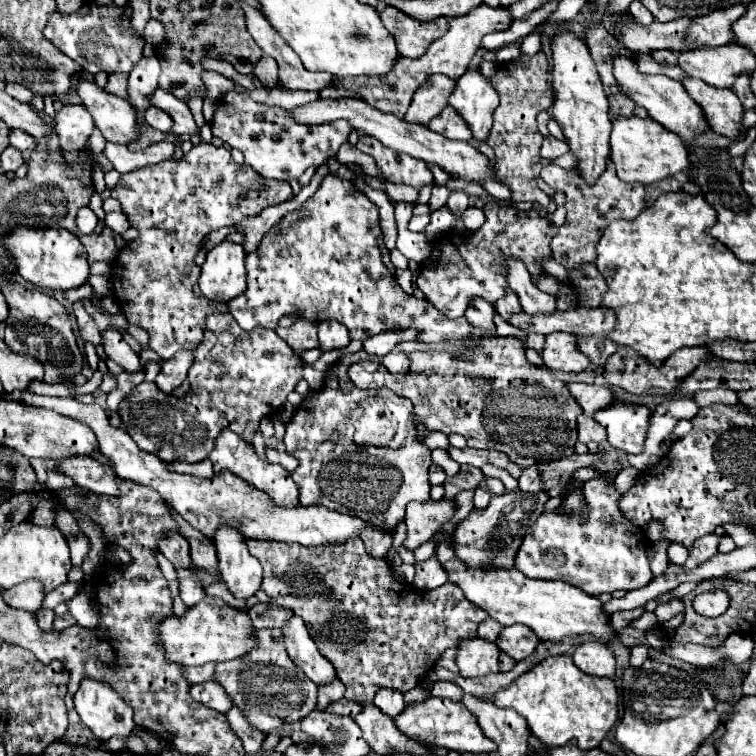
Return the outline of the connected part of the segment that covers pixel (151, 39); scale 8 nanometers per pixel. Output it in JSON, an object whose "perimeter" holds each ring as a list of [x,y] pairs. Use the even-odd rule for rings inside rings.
{"perimeter":[[[150,20],[150,24],[146,24],[146,42],[152,46],[158,46],[164,42],[164,26],[158,20]]]}

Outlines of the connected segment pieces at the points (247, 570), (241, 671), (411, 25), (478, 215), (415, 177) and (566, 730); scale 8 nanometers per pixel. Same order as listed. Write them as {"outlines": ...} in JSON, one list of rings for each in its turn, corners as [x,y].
{"outlines":[[[[220,526],[214,534],[222,578],[236,598],[250,598],[262,584],[262,564],[248,552],[240,528]]],[[[266,628],[258,632],[258,648],[252,648],[246,656],[230,660],[226,664],[216,664],[214,680],[220,682],[226,692],[230,692],[234,704],[248,716],[248,722],[262,732],[274,732],[282,724],[292,724],[302,720],[308,712],[316,708],[318,688],[310,682],[294,662],[290,660],[282,630]]],[[[386,6],[380,12],[380,20],[386,26],[386,30],[394,36],[396,48],[402,56],[406,58],[418,58],[426,52],[426,48],[440,38],[446,28],[448,20],[446,18],[436,18],[432,22],[420,22],[404,14],[402,10],[394,6]]],[[[470,206],[463,212],[461,219],[467,229],[477,230],[484,223],[485,216],[482,209]]],[[[371,136],[360,137],[356,147],[374,156],[376,166],[386,182],[414,186],[416,190],[422,188],[424,184],[434,182],[428,164],[422,164],[422,160],[414,160],[412,156],[390,152],[390,148],[382,148],[382,144],[378,144],[378,140]]],[[[568,654],[536,664],[530,672],[514,680],[510,688],[498,692],[494,704],[512,708],[526,718],[530,732],[546,746],[564,746],[576,740],[582,750],[596,748],[618,720],[618,688],[614,680],[584,674]]]]}

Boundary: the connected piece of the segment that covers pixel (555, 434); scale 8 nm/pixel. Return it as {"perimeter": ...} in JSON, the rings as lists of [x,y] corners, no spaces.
{"perimeter":[[[492,336],[478,342],[478,350],[466,354],[464,358],[452,358],[446,352],[412,352],[410,372],[394,375],[380,362],[356,362],[350,366],[348,374],[358,388],[386,388],[414,404],[414,414],[424,420],[428,430],[440,430],[444,434],[462,434],[470,448],[500,450],[512,460],[518,460],[524,468],[536,462],[556,460],[574,454],[576,436],[576,416],[582,414],[570,392],[566,392],[566,382],[562,380],[540,380],[536,376],[506,376],[506,362],[512,356],[502,352],[502,346],[522,346],[516,338]]]}

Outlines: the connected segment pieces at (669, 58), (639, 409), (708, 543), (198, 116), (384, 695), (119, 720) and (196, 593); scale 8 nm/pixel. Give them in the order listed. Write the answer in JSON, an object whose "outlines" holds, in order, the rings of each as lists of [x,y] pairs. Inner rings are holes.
{"outlines":[[[[658,49],[651,52],[655,61],[660,64],[676,64],[678,63],[678,54],[668,49]]],[[[618,400],[614,408],[606,408],[606,412],[594,416],[594,420],[606,428],[608,442],[626,454],[640,454],[644,450],[648,418],[650,410],[646,406],[622,400]]],[[[704,536],[698,538],[692,548],[690,548],[690,556],[688,560],[682,564],[684,570],[696,570],[700,564],[704,564],[706,560],[710,560],[714,554],[718,554],[718,536]]],[[[194,96],[194,98],[190,98],[188,106],[198,124],[198,127],[201,128],[206,123],[202,114],[203,99],[200,98],[200,96]]],[[[380,688],[376,692],[376,698],[374,698],[374,704],[386,712],[388,716],[396,716],[398,712],[402,712],[402,708],[406,706],[404,704],[404,694],[400,690],[394,690],[394,688]]],[[[86,676],[74,694],[76,712],[82,724],[100,740],[128,736],[134,730],[134,710],[104,682]]],[[[190,578],[180,580],[180,598],[184,600],[184,604],[186,604],[188,608],[196,606],[196,604],[202,600],[202,596],[206,596],[206,594],[204,594],[204,588],[202,588],[200,582],[190,580]]]]}

